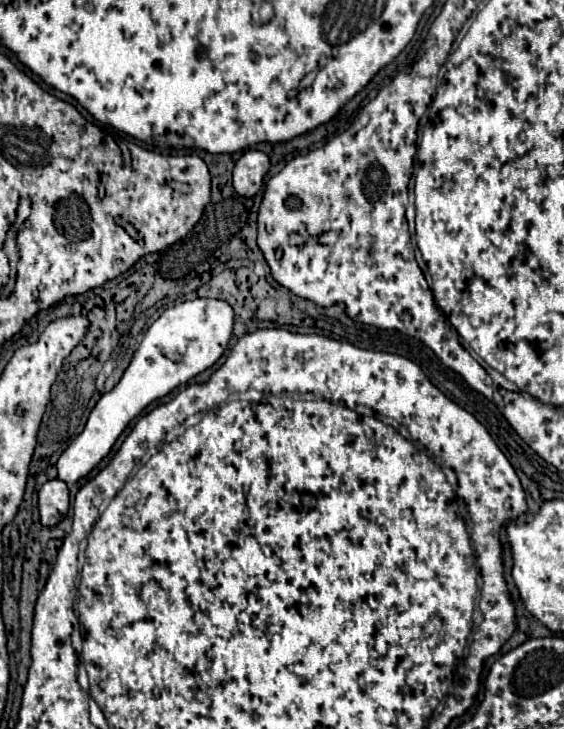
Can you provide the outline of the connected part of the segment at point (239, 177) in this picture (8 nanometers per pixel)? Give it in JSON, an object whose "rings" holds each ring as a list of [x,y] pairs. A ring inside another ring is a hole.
{"rings":[[[246,151],[234,165],[234,191],[242,197],[254,197],[264,183],[270,161],[262,151]]]}

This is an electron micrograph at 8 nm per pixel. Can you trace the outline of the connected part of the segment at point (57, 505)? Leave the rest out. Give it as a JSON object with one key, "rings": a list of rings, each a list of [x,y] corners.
{"rings":[[[50,479],[42,485],[38,491],[38,511],[40,511],[40,523],[44,527],[54,527],[64,515],[68,513],[70,499],[68,499],[68,487],[60,479]]]}

